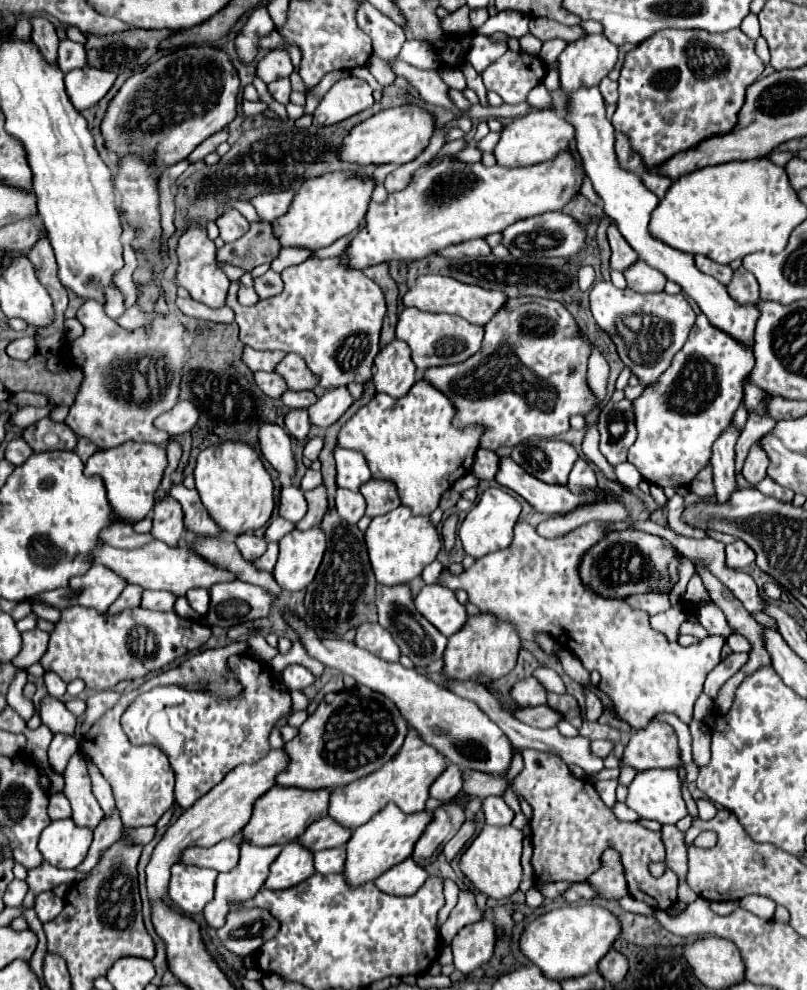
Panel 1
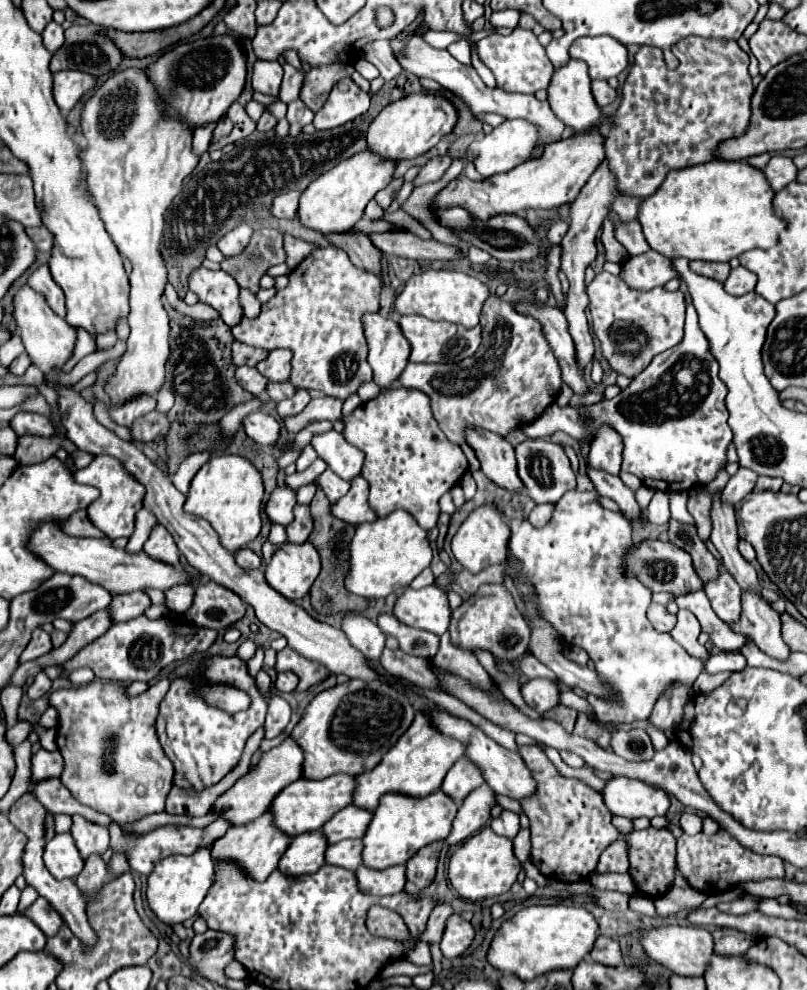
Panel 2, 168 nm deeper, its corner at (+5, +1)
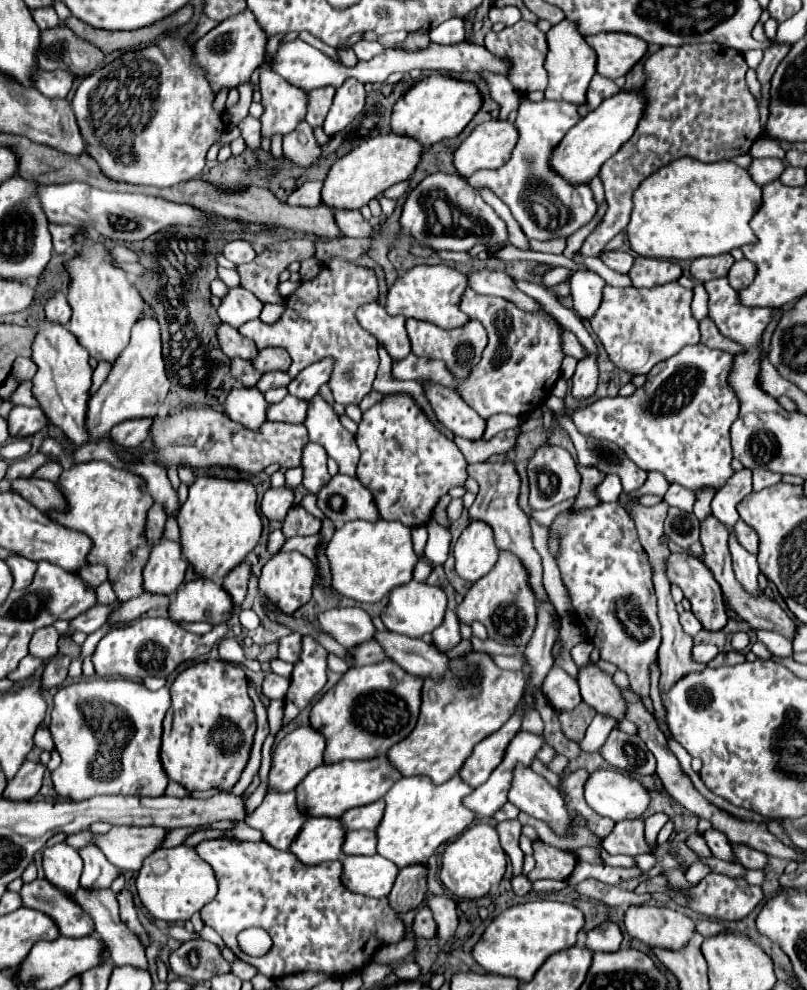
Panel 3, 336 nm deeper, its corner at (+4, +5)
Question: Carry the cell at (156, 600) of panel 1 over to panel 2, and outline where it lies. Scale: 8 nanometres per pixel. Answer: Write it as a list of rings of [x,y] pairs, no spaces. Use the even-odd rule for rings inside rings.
[[[125,593],[125,595],[113,595],[113,601],[109,605],[113,621],[127,621],[133,617],[143,615],[151,607],[149,597],[141,593]]]

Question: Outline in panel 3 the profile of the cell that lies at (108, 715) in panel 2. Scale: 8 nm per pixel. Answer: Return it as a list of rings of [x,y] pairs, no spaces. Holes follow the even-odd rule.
[[[130,679],[74,681],[54,697],[50,735],[62,763],[52,773],[58,795],[84,801],[96,795],[158,797],[168,785],[160,761],[162,719],[170,709],[166,687],[150,691]]]

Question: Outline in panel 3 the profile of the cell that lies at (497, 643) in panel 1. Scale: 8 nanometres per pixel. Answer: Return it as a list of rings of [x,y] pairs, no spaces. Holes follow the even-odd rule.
[[[500,551],[492,571],[470,587],[456,613],[462,623],[470,625],[472,621],[480,621],[488,629],[490,639],[504,645],[524,647],[530,641],[536,625],[536,597],[530,589],[526,569],[522,569],[522,561],[518,561],[518,557],[514,557],[510,551]]]

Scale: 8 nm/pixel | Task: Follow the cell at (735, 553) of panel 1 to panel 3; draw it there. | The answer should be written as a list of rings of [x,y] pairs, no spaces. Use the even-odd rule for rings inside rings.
[[[738,521],[736,527],[734,527],[734,531],[738,535],[738,541],[742,545],[746,545],[746,549],[750,553],[758,553],[758,535],[756,535],[756,531],[752,527],[748,527],[744,521]]]

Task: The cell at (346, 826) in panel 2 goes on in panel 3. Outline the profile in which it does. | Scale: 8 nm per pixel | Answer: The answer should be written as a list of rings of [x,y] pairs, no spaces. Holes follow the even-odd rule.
[[[382,799],[374,801],[370,805],[362,805],[362,807],[354,807],[350,811],[346,811],[342,815],[342,821],[346,823],[346,827],[352,829],[376,829],[378,821],[382,821]]]

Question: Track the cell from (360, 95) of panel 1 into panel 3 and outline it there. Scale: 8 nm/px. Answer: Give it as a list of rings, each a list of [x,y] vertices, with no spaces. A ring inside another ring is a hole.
[[[348,79],[342,87],[338,87],[332,109],[324,123],[324,133],[332,137],[334,133],[340,133],[346,125],[350,125],[354,117],[364,109],[364,99],[364,85],[356,79]]]

